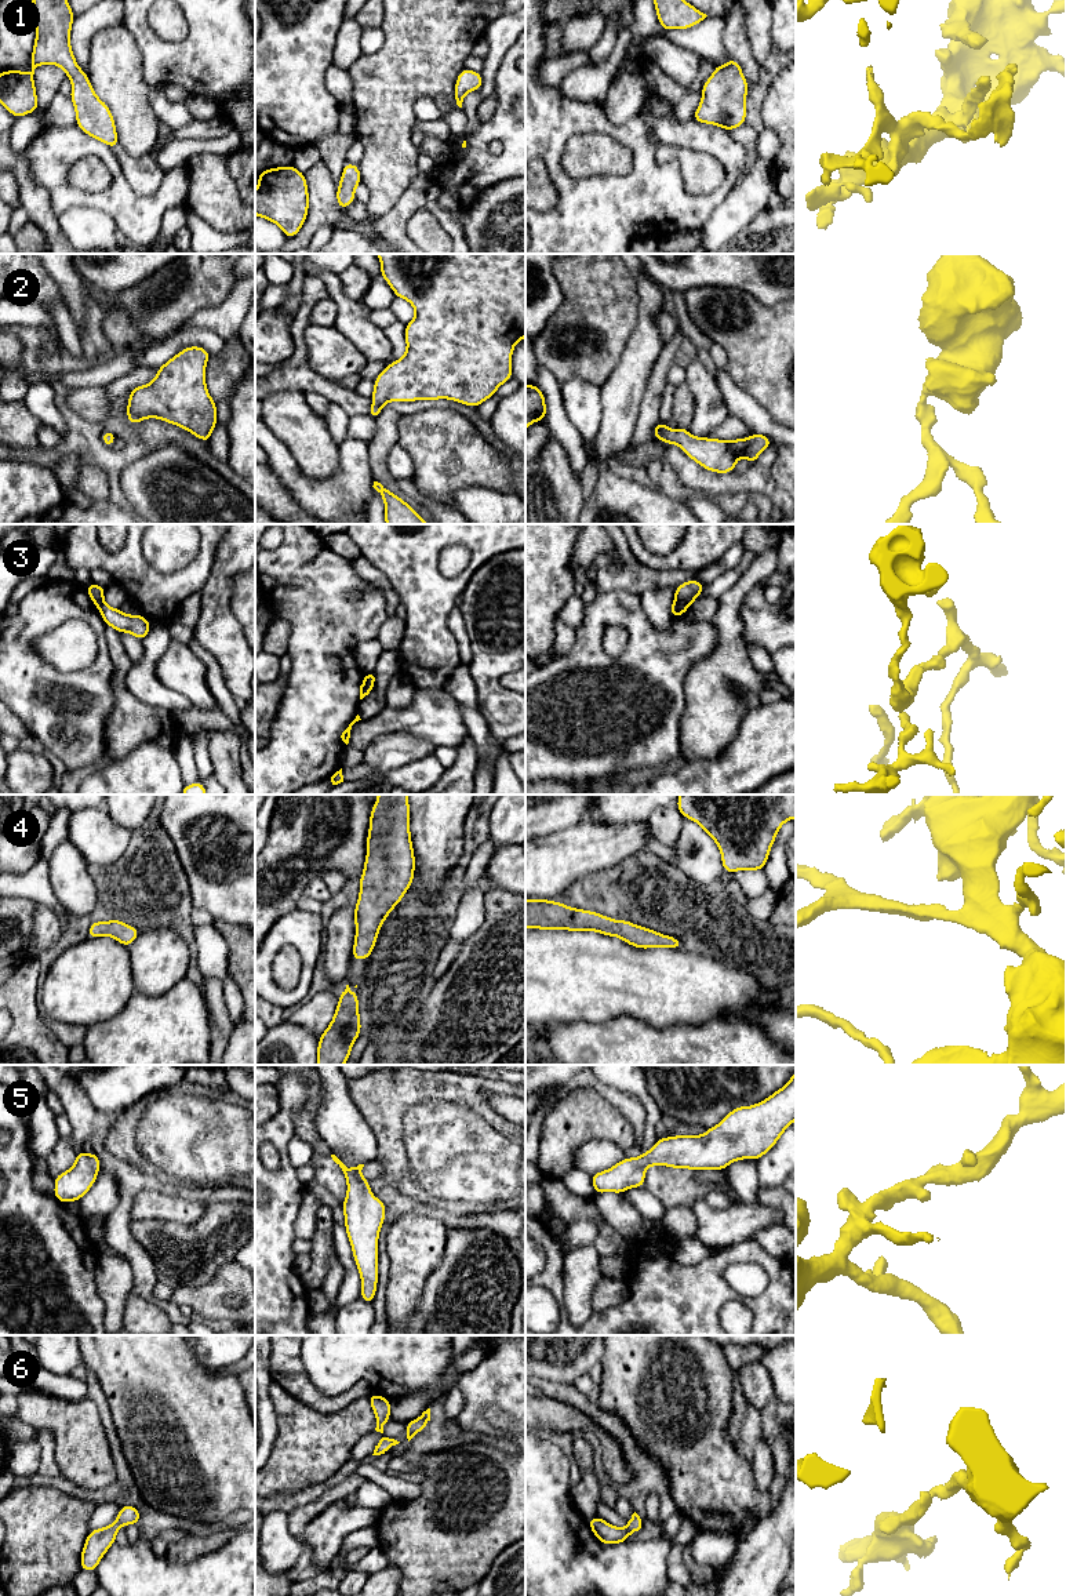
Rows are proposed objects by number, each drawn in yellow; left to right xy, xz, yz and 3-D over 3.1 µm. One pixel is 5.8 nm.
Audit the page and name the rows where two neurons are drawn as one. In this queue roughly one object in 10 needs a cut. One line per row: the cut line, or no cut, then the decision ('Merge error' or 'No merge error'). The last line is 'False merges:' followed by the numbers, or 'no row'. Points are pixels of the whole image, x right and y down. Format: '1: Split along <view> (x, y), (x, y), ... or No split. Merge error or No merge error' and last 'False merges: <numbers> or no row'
1: No split. No merge error
2: No split. No merge error
3: Split along yz (675, 600), (686, 609). Merge error
4: No split. No merge error
5: No split. No merge error
6: No split. No merge error
False merges: 3

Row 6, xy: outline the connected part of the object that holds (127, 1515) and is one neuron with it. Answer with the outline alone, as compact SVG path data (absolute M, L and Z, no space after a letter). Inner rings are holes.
M124 1505L120 1508L116 1520L103 1527L88 1533L80 1556L80 1567L83 1571L95 1571L101 1559L108 1549L116 1542L116 1534L120 1527L127 1524L138 1524L141 1515L137 1506Z

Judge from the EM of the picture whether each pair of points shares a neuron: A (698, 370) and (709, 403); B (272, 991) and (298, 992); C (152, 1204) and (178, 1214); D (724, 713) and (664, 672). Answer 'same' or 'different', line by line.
A: same
B: same
C: same
D: different

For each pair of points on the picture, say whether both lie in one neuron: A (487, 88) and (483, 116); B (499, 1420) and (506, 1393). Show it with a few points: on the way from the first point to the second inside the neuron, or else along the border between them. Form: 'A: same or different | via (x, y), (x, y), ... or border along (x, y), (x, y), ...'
A: different | border along (493, 93), (477, 108), (477, 119), (480, 122)
B: different | border along (487, 1407), (484, 1417), (508, 1435)

